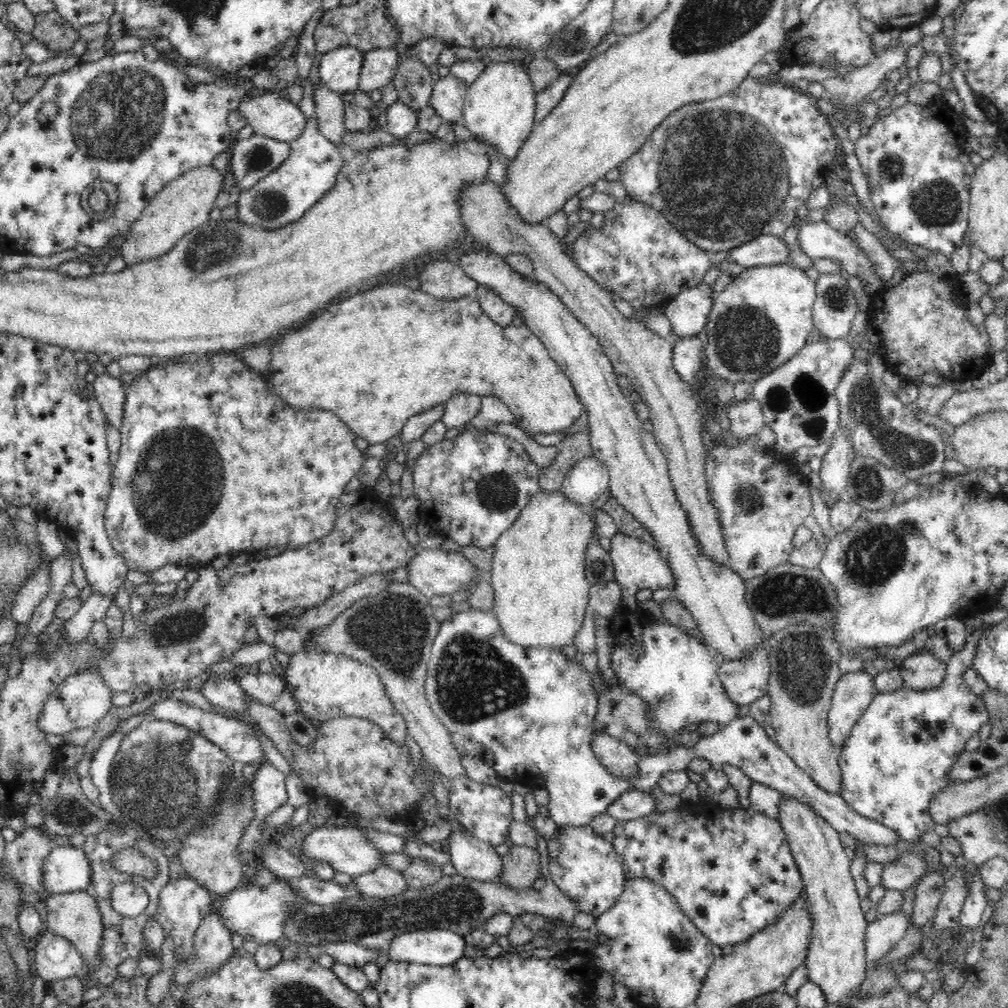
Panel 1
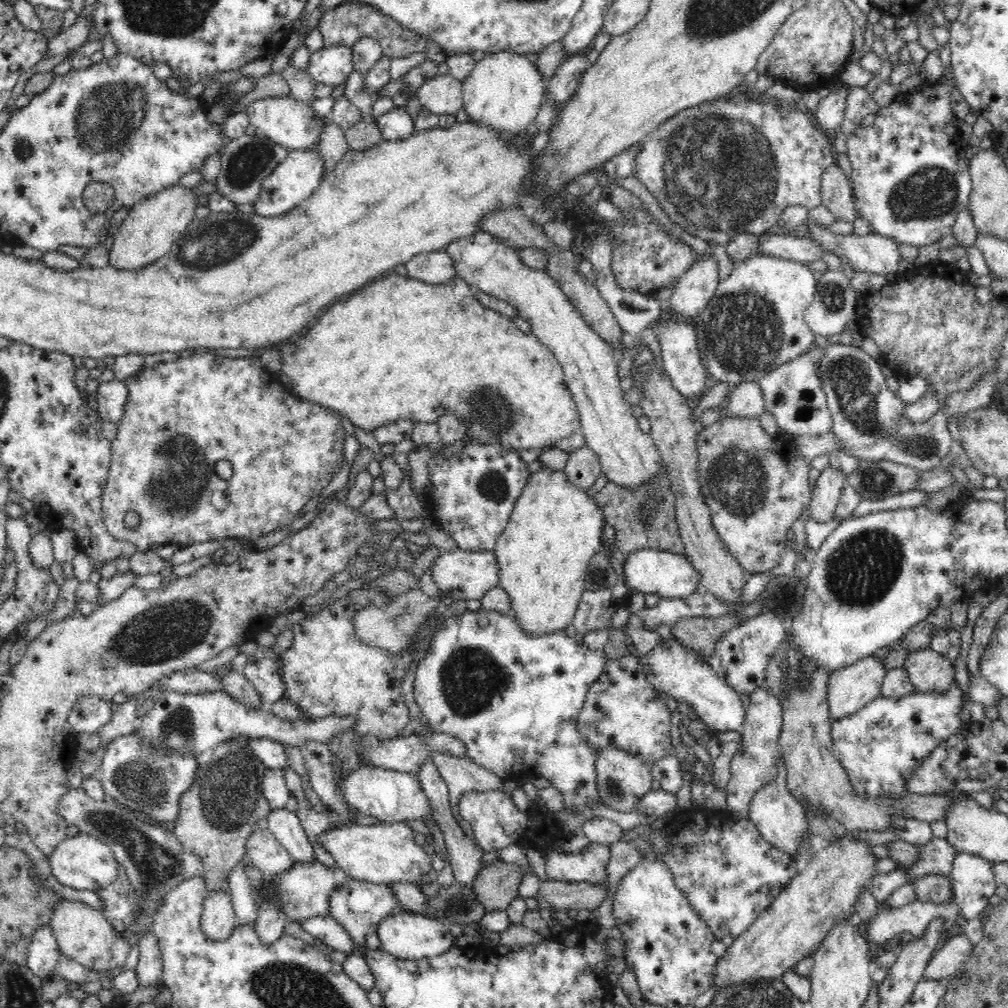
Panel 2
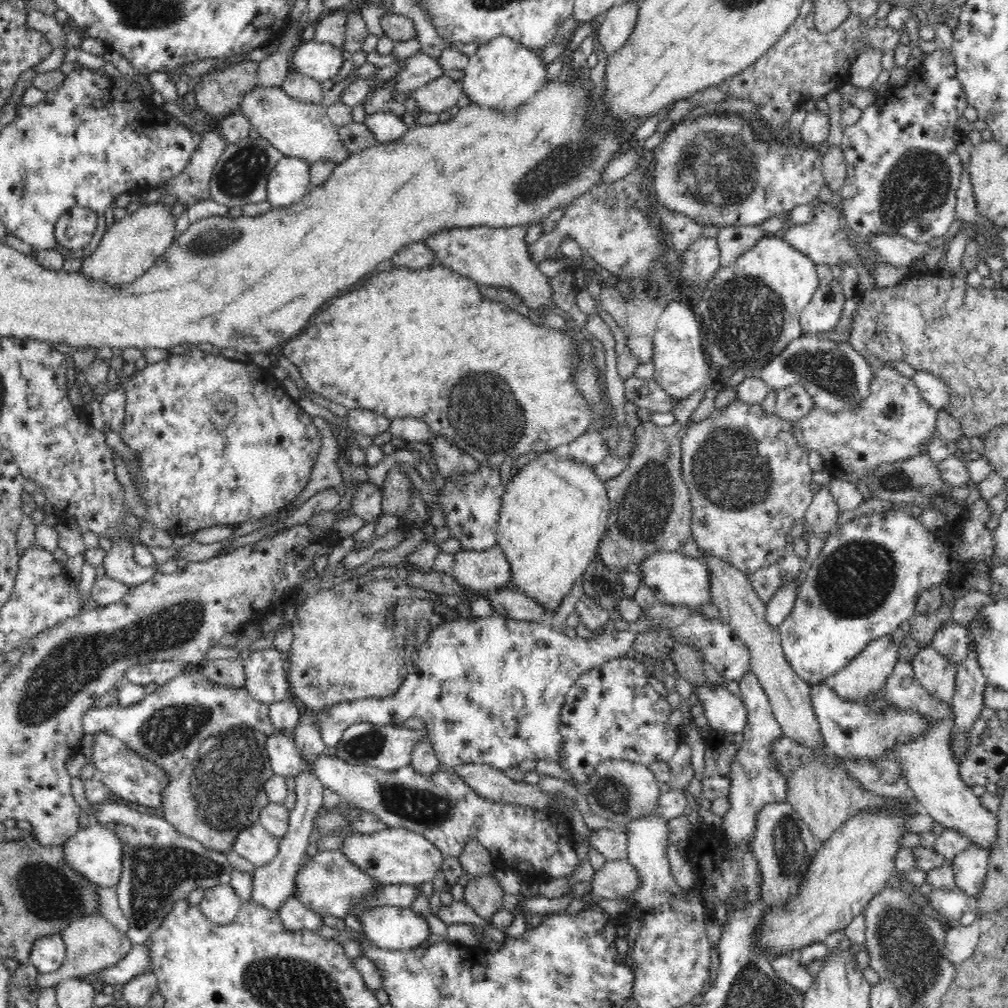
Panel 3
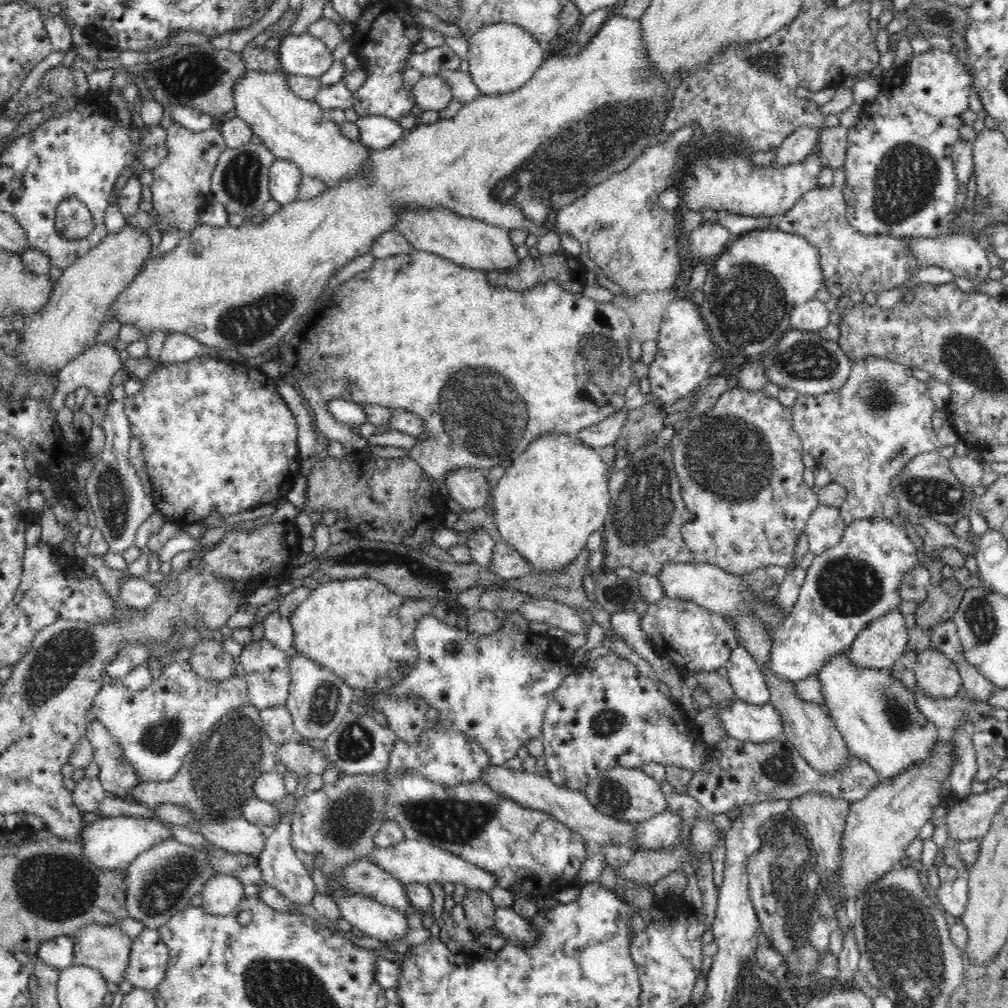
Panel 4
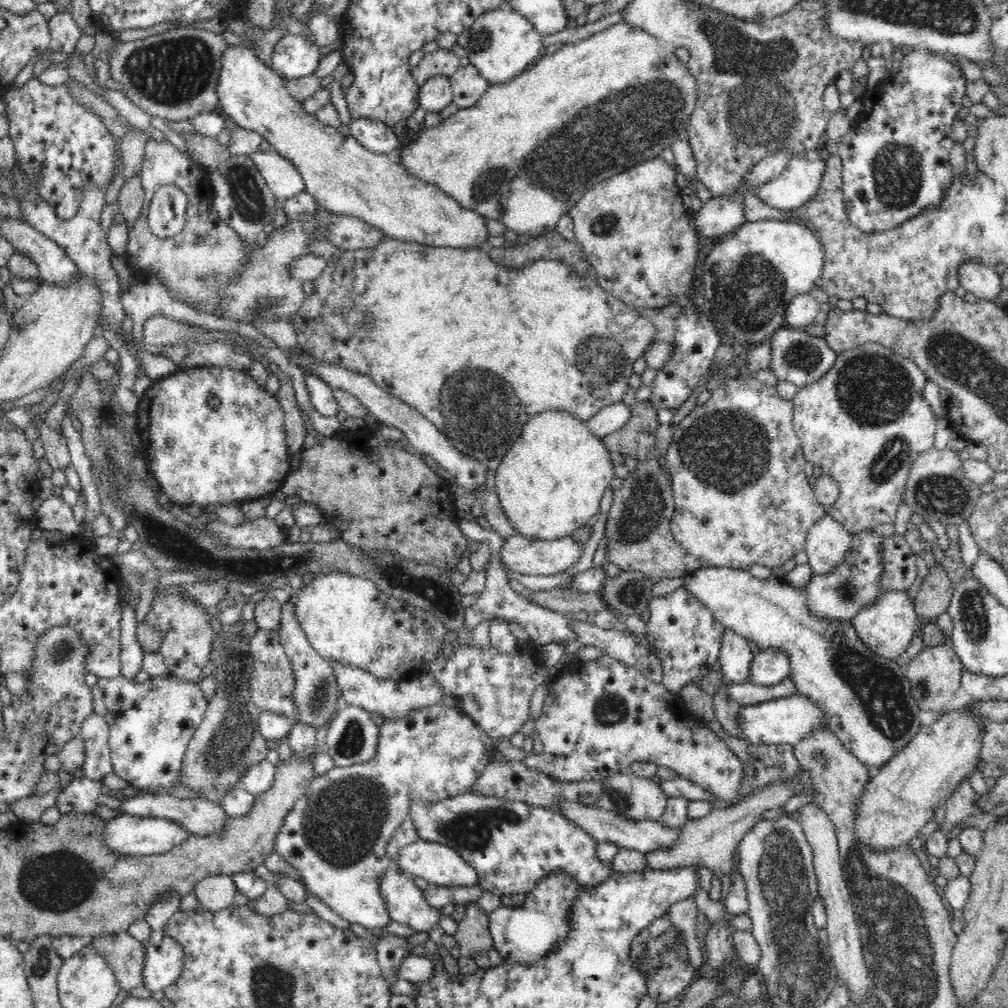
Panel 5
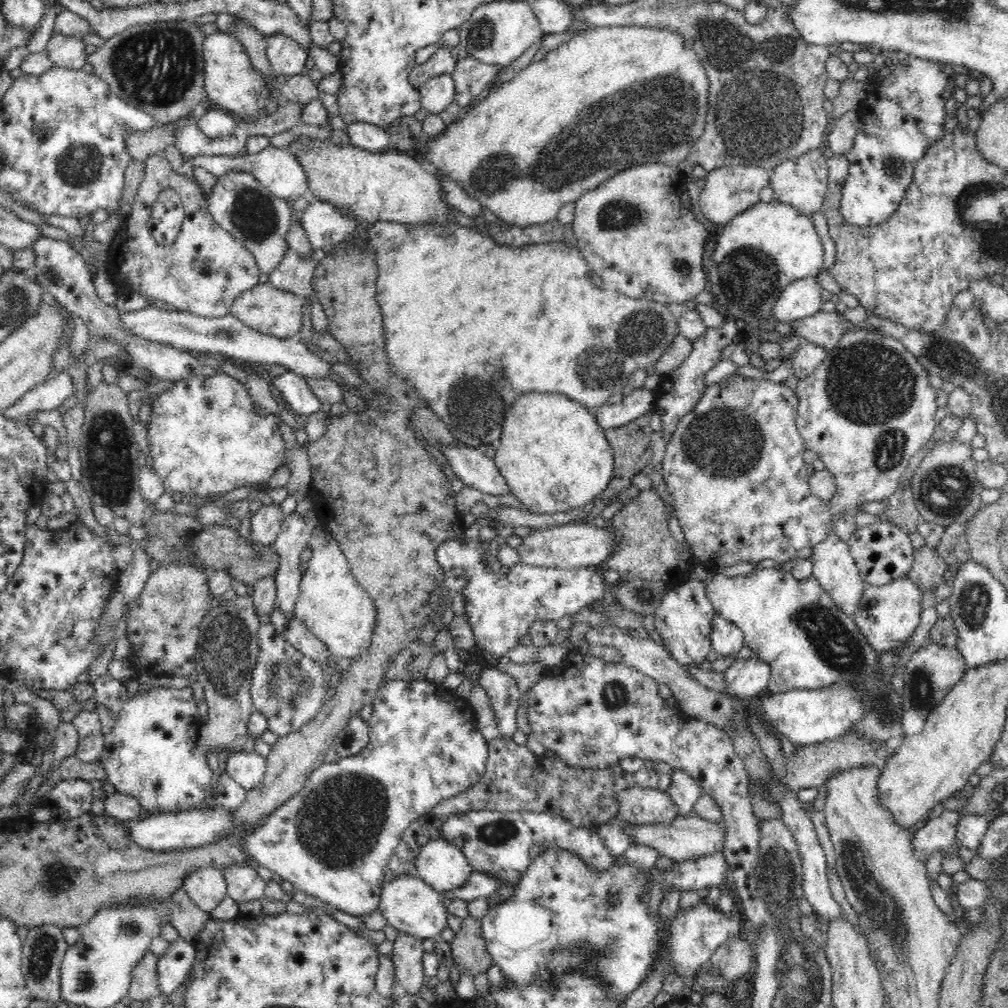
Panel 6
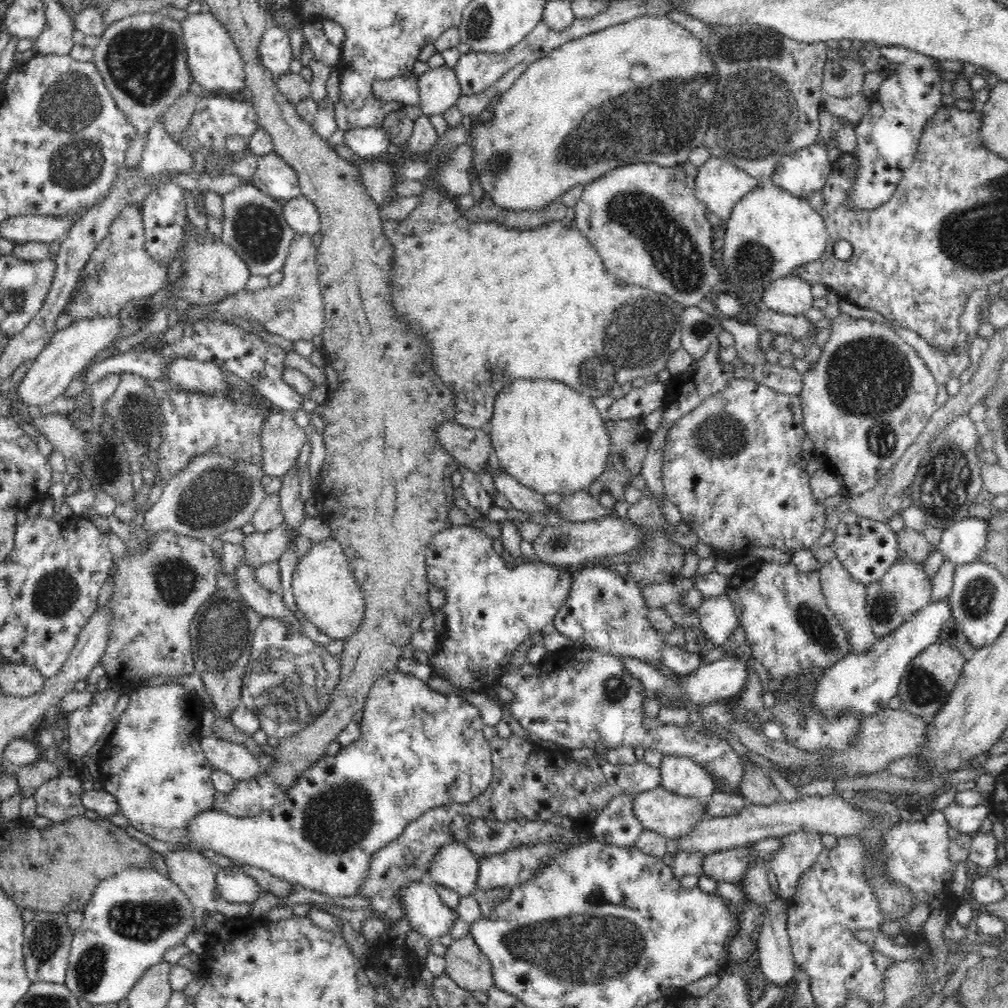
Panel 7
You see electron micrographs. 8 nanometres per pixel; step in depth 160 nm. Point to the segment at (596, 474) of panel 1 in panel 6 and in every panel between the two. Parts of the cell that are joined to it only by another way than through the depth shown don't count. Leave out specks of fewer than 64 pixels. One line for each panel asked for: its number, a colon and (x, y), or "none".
2: (583, 466)
3: (589, 448)
4: (604, 433)
5: (611, 418)
6: (641, 402)

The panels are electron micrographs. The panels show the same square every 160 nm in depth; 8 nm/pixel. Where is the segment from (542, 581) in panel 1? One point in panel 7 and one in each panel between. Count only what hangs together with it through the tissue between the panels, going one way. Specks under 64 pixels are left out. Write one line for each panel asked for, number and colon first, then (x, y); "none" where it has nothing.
2: (555, 529)
3: (555, 511)
4: (555, 494)
5: (550, 482)
6: (554, 456)
7: (551, 438)

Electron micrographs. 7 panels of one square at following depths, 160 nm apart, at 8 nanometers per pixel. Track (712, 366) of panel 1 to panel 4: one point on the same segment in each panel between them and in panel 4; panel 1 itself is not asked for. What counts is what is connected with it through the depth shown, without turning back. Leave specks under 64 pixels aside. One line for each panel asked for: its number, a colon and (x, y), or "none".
2: (755, 322)
3: (750, 311)
4: (758, 279)

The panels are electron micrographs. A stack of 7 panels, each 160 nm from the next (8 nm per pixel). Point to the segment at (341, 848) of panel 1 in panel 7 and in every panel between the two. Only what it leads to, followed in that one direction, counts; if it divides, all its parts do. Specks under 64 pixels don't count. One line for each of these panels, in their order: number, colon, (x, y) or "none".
2: (388, 852)
3: (394, 856)
4: (411, 862)
5: (441, 865)
6: (442, 865)
7: (454, 866)

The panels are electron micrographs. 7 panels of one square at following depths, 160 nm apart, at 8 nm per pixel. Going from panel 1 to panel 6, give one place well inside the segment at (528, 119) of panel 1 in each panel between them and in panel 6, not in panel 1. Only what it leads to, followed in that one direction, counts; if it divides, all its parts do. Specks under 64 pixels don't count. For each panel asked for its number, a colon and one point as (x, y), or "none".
2: (504, 92)
3: (502, 74)
4: (502, 57)
5: (502, 43)
6: (497, 33)

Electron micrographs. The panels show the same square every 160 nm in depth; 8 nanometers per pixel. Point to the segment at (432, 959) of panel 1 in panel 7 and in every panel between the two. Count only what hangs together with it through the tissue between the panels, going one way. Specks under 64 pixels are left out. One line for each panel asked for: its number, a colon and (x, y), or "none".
2: (409, 936)
3: (393, 928)
4: (382, 923)
5: (335, 836)
6: (332, 840)
7: (418, 749)

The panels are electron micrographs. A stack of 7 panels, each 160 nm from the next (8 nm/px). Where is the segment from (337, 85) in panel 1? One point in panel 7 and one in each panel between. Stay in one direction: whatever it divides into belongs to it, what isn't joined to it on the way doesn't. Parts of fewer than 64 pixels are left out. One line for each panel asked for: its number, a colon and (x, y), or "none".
2: (331, 65)
3: (322, 61)
4: (304, 55)
5: (294, 55)
6: (287, 58)
7: (275, 53)

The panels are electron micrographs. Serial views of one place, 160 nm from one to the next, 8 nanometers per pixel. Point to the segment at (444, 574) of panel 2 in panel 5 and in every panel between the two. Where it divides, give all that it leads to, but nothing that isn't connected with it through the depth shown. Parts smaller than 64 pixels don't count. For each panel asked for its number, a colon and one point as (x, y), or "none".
3: (478, 571)
4: (506, 562)
5: (541, 557)

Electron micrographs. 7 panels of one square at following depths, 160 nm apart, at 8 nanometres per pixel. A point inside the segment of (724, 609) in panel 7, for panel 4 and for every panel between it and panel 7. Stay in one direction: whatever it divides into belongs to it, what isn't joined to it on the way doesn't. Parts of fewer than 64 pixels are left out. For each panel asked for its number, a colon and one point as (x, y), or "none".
4: (744, 674)
5: (735, 657)
6: (727, 639)

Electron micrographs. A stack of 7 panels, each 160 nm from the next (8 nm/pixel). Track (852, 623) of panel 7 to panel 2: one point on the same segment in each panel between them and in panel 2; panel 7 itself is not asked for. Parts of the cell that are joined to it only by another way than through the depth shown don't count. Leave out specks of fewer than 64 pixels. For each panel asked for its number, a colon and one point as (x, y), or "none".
2: (825, 496)
3: (822, 515)
4: (825, 527)
5: (827, 544)
6: (833, 564)

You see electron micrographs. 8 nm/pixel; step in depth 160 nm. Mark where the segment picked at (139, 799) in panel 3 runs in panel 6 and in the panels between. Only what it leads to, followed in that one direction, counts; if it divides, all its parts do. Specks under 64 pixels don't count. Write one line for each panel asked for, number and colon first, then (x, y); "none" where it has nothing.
4: (116, 775)
5: (94, 732)
6: (91, 741)

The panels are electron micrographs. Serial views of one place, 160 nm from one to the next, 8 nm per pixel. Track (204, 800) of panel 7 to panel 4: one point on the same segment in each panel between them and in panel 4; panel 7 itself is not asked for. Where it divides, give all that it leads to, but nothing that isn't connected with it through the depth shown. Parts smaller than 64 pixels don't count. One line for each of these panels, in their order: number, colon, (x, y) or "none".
4: (156, 727)
5: (150, 724)
6: (151, 754)

